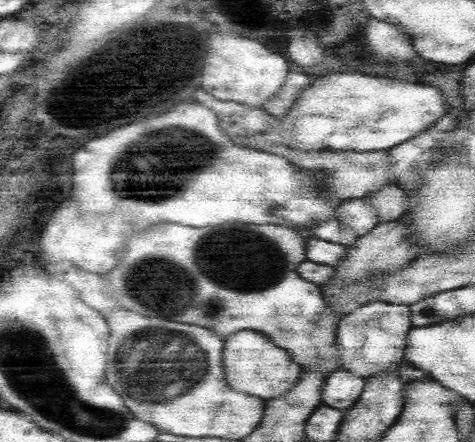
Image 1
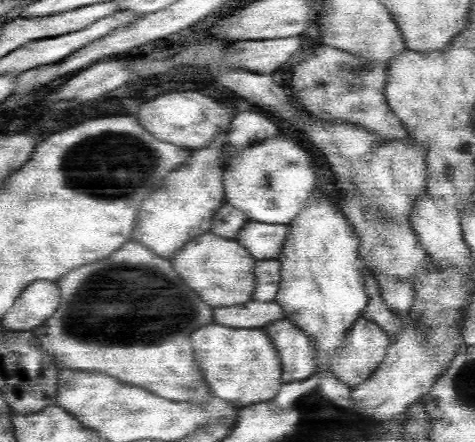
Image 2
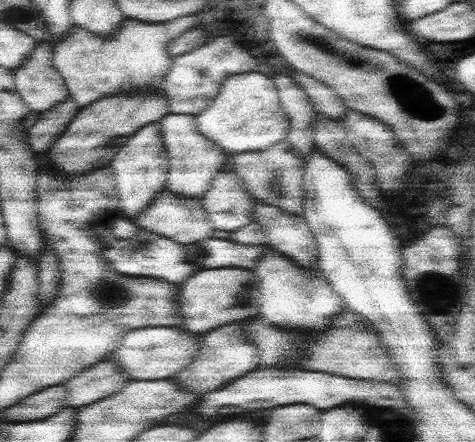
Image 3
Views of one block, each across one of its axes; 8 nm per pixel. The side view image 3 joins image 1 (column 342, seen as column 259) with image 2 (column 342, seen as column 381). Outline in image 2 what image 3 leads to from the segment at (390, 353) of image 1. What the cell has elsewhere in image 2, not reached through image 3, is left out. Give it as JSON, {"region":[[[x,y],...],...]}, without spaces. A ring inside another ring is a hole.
{"region":[[[358,318],[356,324],[352,326],[352,330],[348,330],[342,346],[332,354],[332,360],[330,360],[330,370],[332,374],[346,382],[348,386],[356,388],[360,386],[362,382],[366,382],[376,370],[378,366],[384,362],[386,354],[388,354],[388,346],[392,344],[390,336],[388,336],[388,330],[384,330],[382,326],[378,326],[376,322],[372,320],[366,320],[366,318]]]}

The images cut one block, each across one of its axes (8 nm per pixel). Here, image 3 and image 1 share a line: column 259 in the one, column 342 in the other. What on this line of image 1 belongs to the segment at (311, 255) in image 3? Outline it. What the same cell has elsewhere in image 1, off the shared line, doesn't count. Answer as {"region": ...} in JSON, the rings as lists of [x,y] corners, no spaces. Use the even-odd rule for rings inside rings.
{"region":[[[354,198],[344,202],[336,212],[336,220],[354,234],[358,234],[358,238],[366,236],[380,224],[374,206],[370,206],[364,198]]]}

